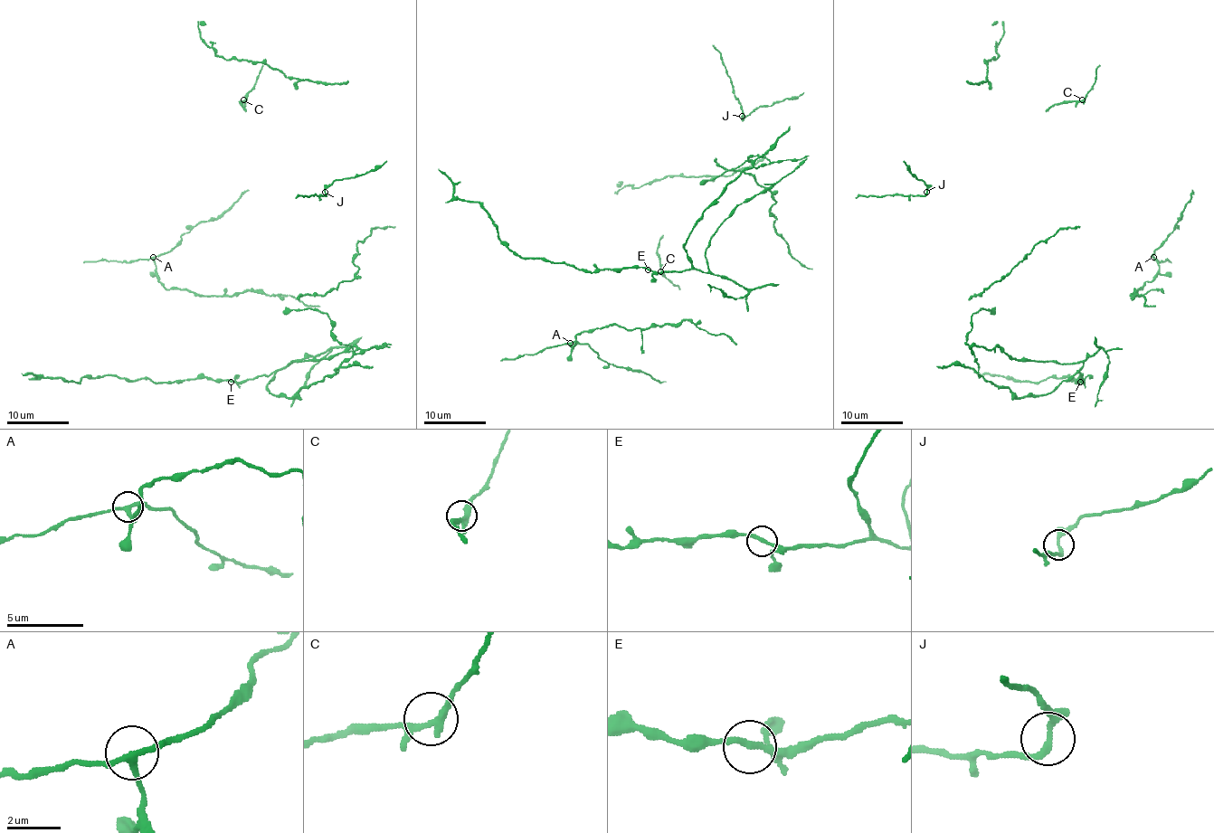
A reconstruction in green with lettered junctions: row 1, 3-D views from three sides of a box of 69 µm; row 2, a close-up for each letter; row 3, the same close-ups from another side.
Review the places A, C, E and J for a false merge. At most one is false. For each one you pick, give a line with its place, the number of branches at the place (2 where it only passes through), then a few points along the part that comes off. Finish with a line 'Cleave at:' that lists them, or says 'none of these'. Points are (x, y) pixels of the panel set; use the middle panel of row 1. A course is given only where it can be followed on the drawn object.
Cleave at: none of these

